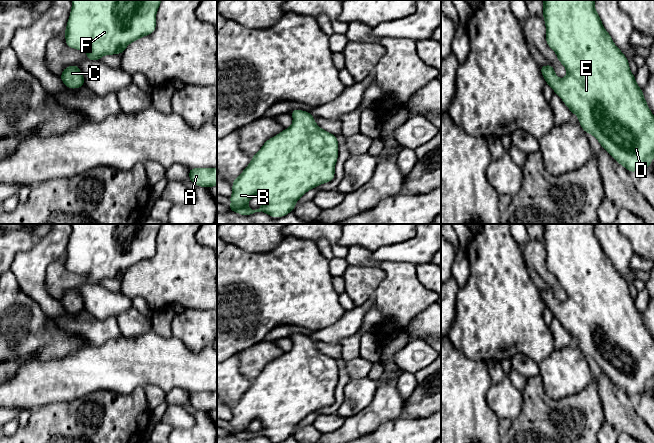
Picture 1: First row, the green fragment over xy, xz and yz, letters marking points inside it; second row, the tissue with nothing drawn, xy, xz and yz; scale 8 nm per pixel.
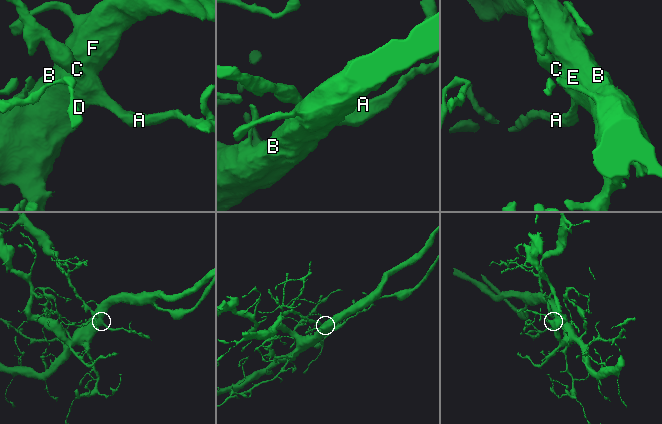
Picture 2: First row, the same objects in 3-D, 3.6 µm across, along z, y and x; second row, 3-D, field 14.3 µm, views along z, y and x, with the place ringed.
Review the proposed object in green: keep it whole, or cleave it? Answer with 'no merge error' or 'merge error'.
no merge error

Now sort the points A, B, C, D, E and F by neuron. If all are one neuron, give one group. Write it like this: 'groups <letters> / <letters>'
groups A B C D E F

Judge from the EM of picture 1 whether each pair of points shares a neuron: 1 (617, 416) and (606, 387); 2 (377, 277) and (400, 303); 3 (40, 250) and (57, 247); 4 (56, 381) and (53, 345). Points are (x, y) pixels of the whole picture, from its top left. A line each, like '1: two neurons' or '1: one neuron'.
1: one neuron
2: two neurons
3: one neuron
4: two neurons

